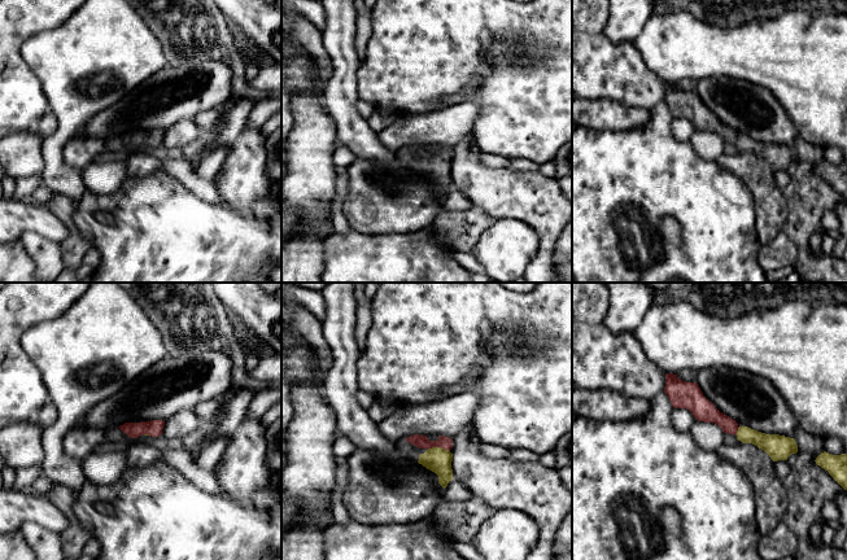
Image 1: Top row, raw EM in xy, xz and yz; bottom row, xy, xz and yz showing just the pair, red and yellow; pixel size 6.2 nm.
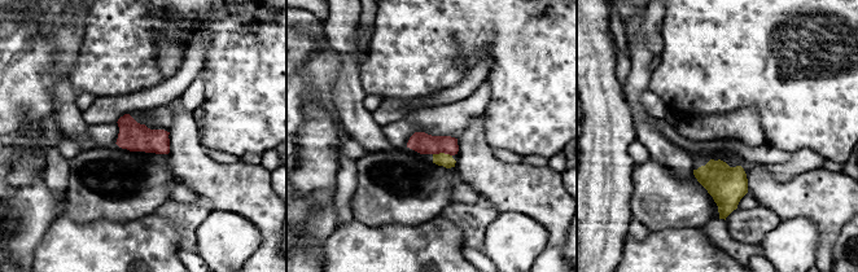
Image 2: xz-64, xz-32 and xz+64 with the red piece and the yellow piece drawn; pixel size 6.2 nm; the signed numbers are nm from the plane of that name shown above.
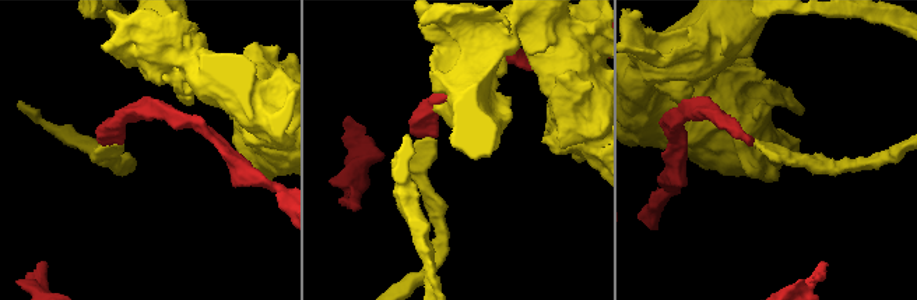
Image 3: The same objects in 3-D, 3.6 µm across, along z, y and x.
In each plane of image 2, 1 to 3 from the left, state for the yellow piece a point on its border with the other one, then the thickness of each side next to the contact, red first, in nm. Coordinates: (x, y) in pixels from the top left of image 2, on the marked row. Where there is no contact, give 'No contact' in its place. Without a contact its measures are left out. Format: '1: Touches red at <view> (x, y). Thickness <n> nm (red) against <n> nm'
1: No contact
2: Touches red at xz-32 (442, 152). Thickness 130 nm (red) against 80 nm
3: No contact

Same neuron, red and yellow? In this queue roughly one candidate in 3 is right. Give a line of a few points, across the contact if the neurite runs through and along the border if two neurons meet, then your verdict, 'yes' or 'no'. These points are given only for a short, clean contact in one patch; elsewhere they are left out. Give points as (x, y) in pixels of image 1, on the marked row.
line xz (417, 440), (437, 446), (436, 459); yes

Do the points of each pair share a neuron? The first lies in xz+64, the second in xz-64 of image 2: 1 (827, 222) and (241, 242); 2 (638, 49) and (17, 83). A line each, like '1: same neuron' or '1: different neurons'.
1: different neurons
2: different neurons

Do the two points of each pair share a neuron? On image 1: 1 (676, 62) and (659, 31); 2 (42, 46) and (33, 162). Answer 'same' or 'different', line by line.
1: same
2: different

